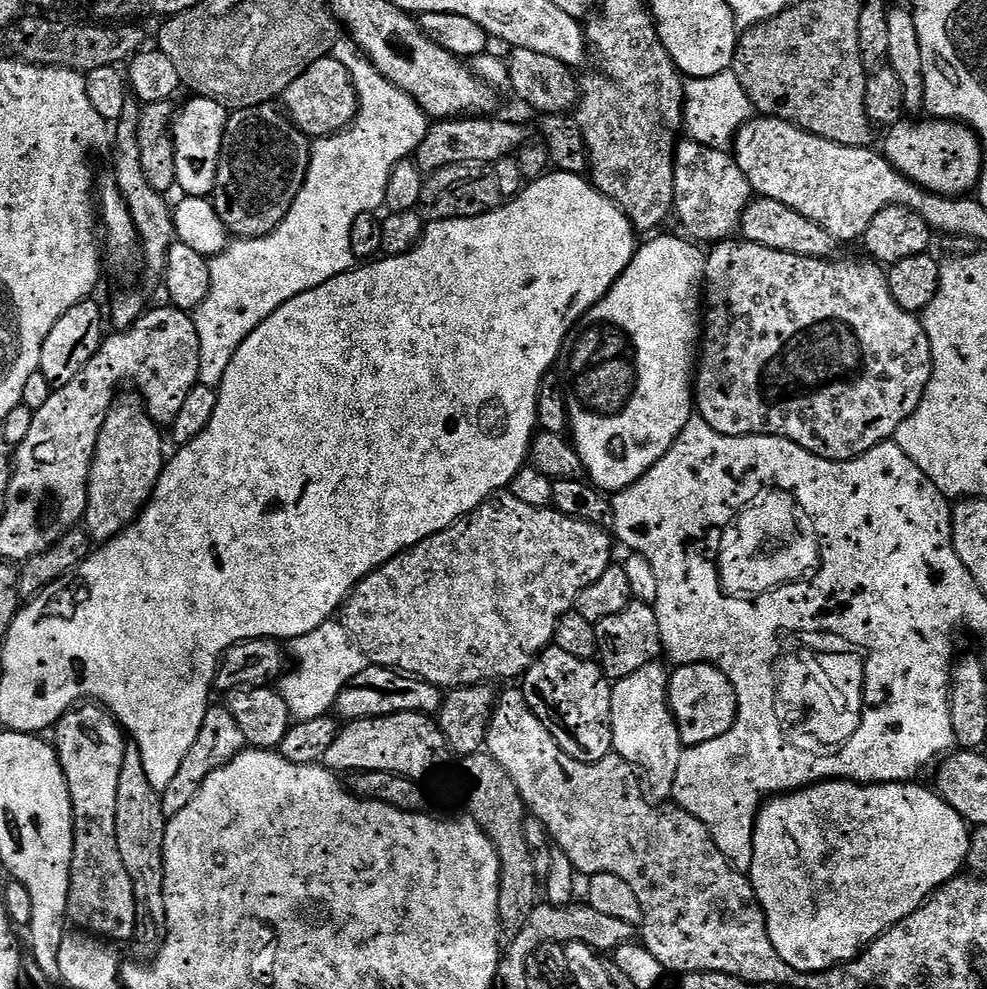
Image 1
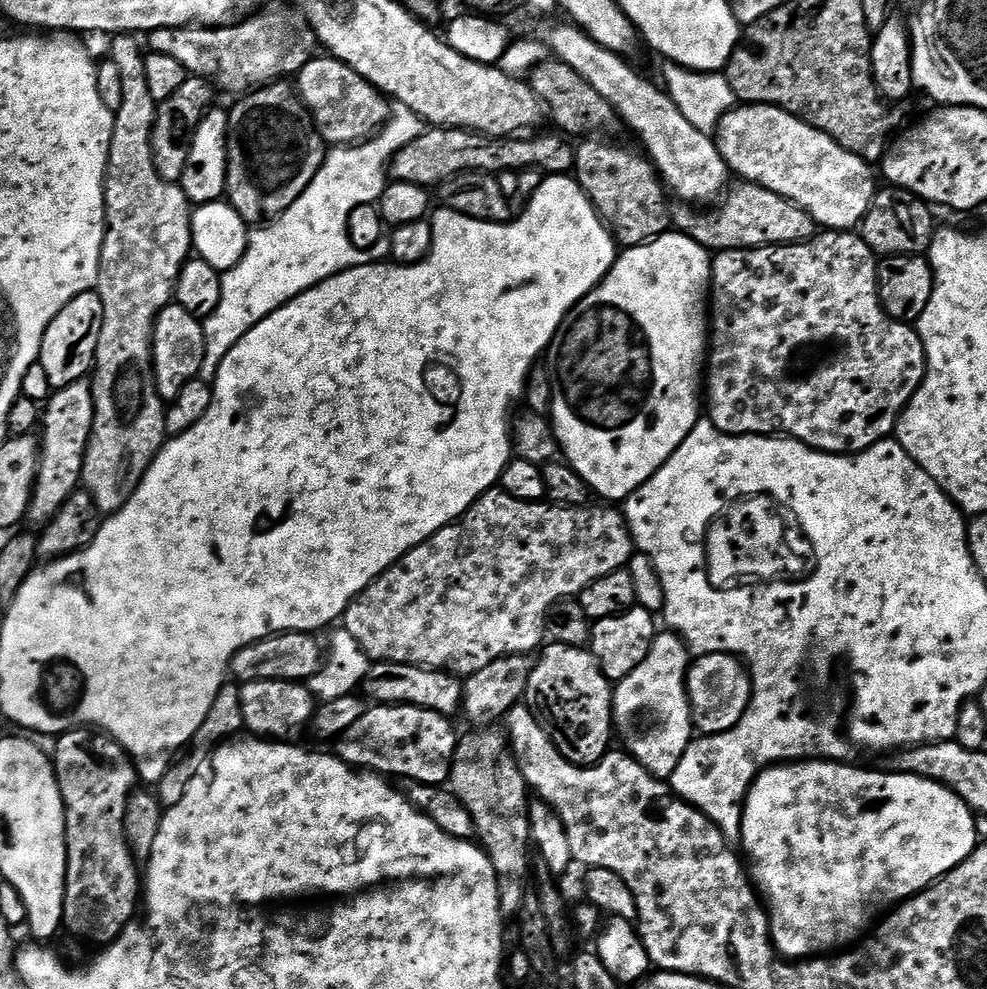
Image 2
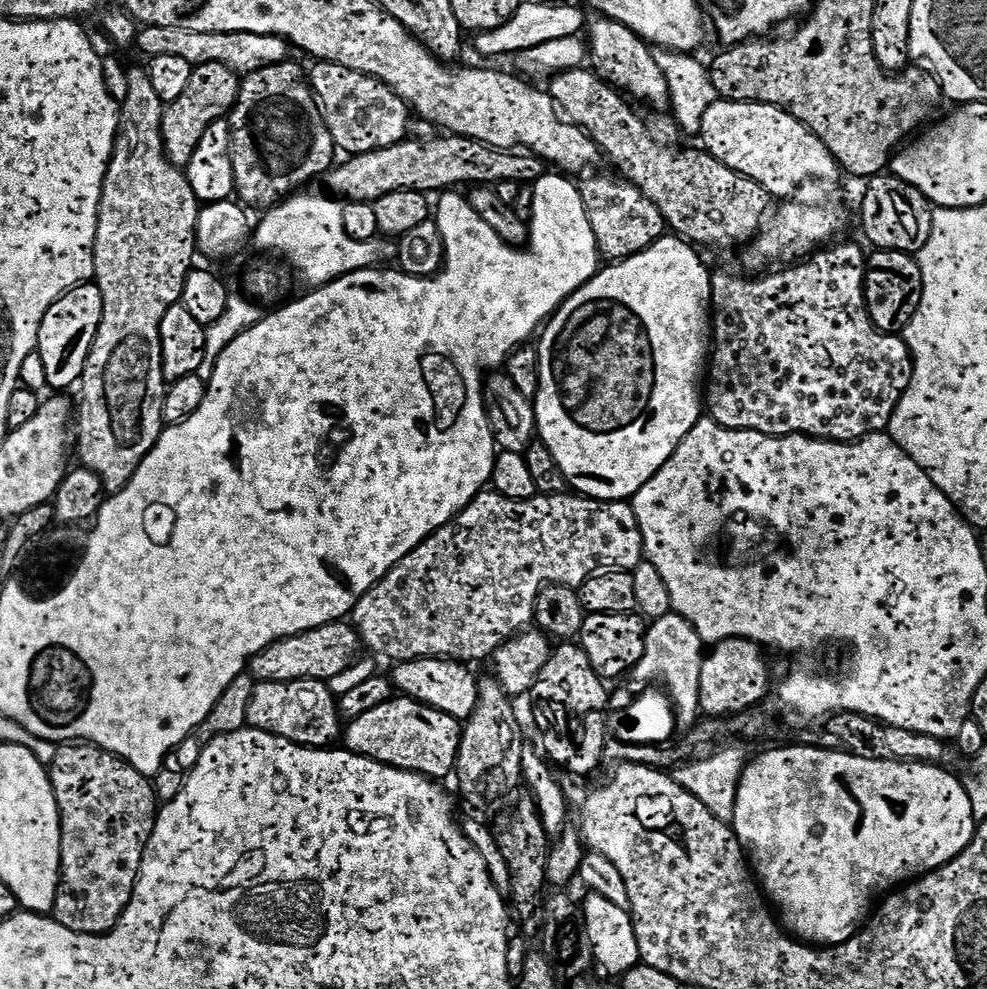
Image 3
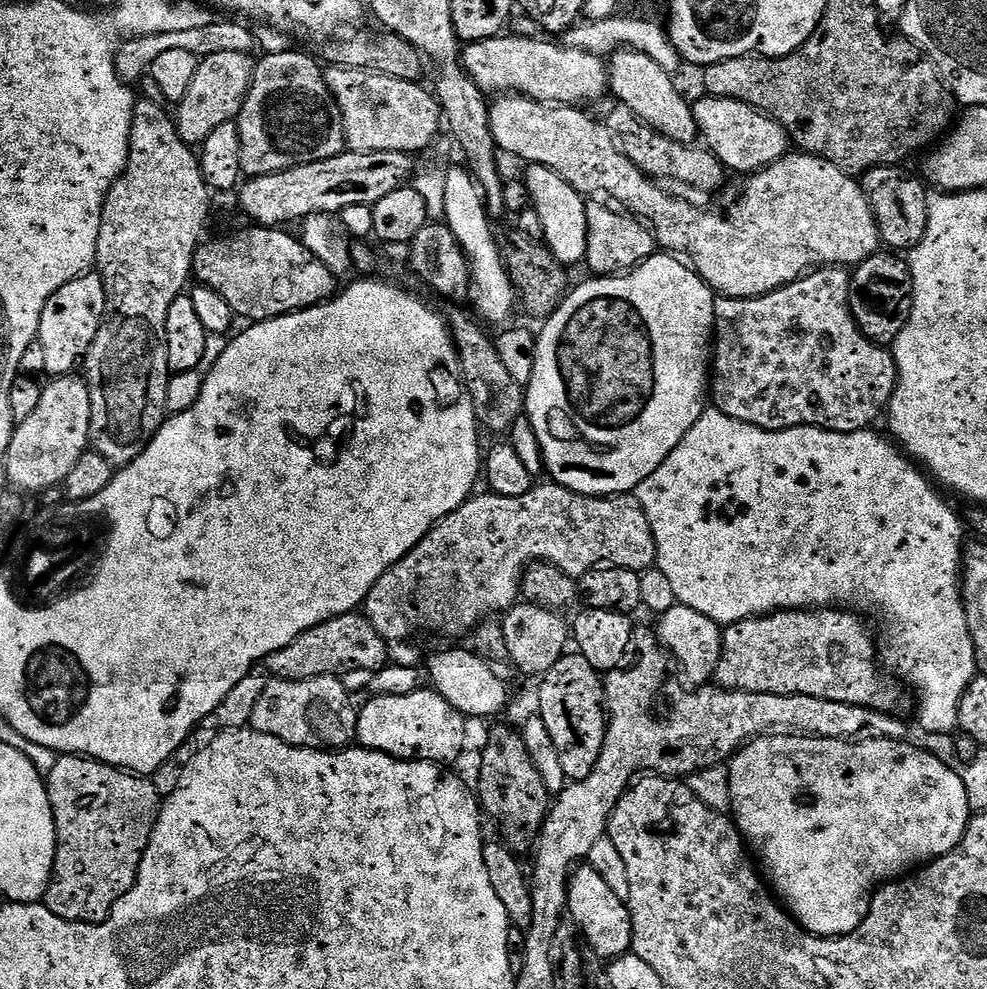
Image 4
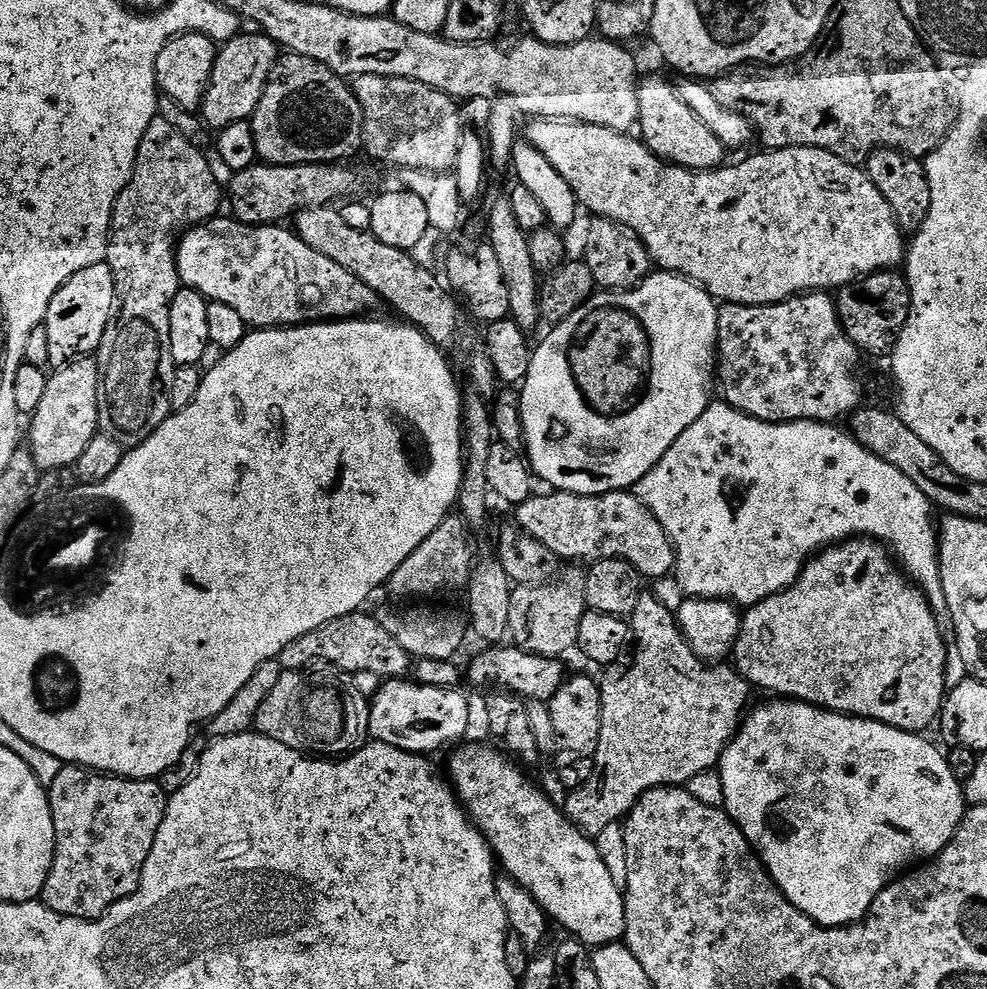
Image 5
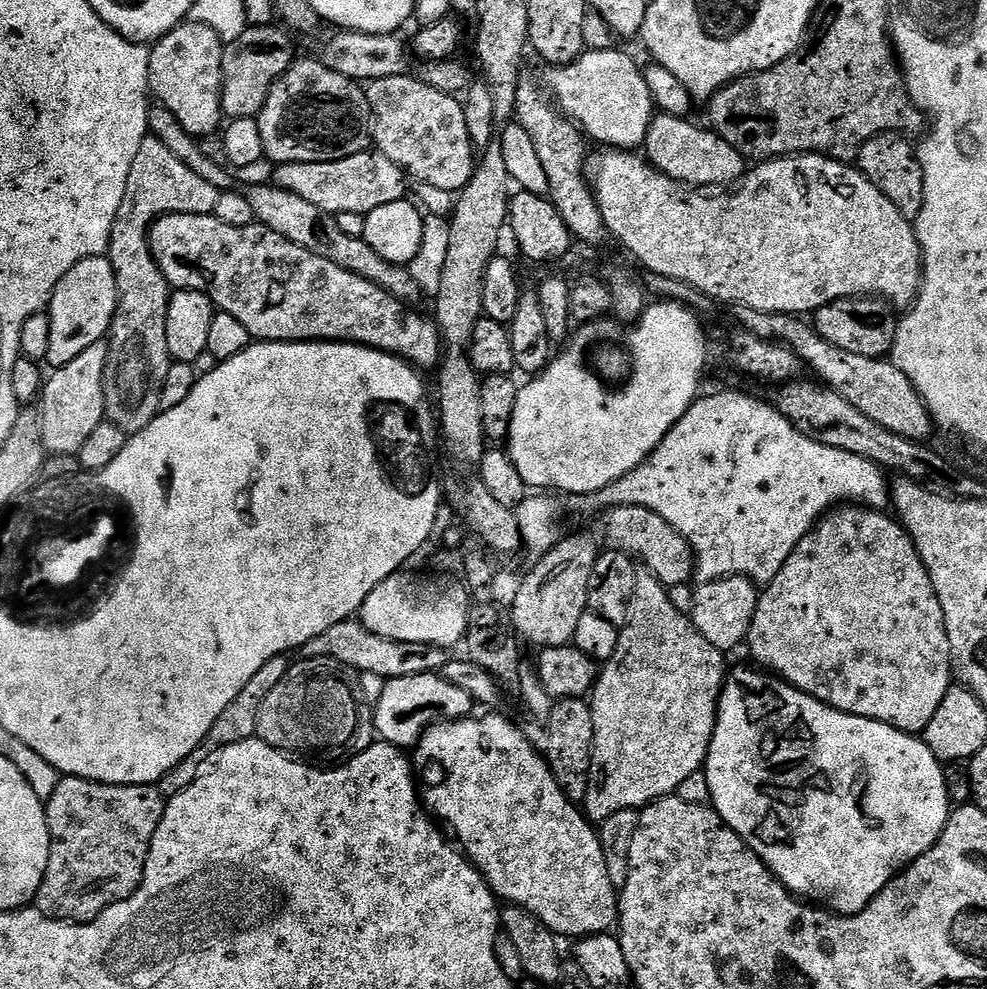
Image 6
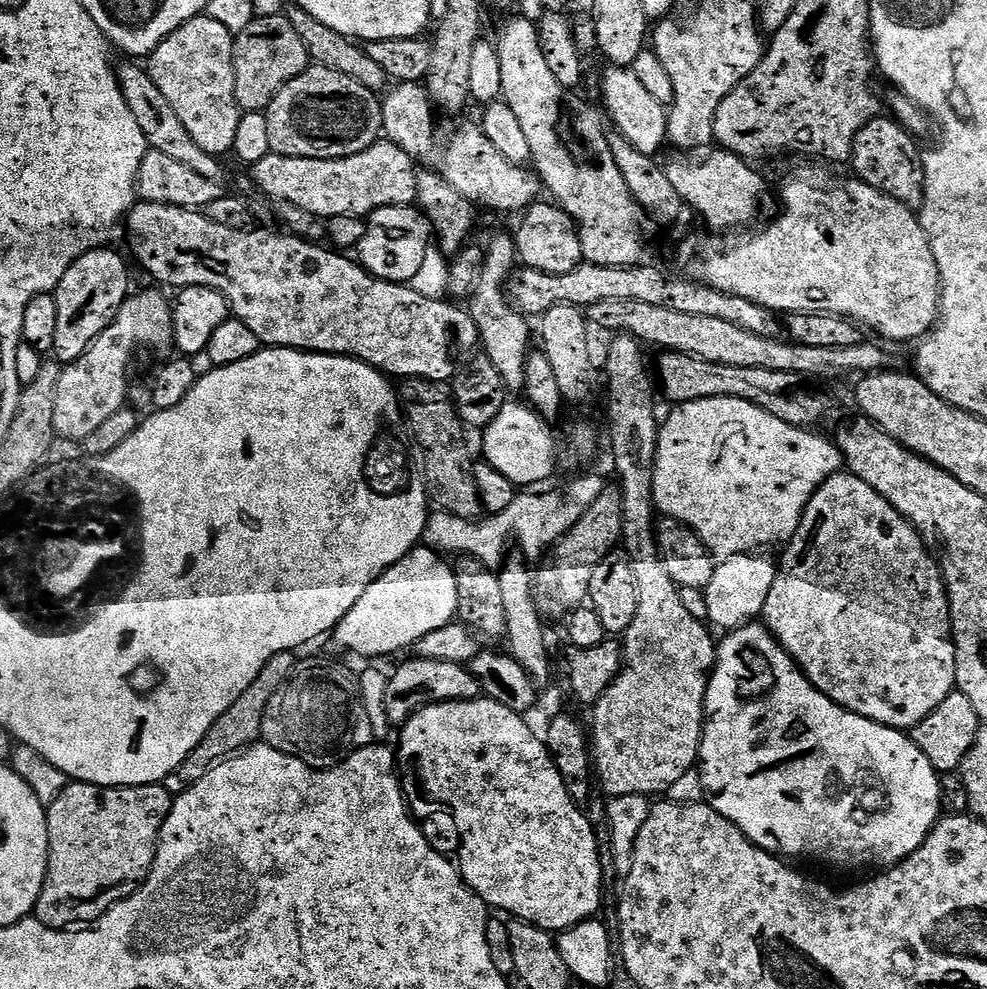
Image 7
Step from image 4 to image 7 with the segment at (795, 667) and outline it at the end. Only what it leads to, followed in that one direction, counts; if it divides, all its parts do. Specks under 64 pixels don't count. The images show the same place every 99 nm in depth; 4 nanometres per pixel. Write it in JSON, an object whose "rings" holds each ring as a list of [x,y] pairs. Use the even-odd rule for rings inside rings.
{"rings":[[[847,471],[837,472],[810,498],[802,514],[802,522],[783,552],[784,557],[779,557],[778,560],[770,598],[766,598],[762,620],[767,624],[775,640],[795,660],[806,679],[822,694],[826,694],[826,698],[830,698],[847,712],[853,712],[862,718],[870,718],[887,728],[911,730],[953,692],[956,687],[955,643],[952,641],[952,615],[948,605],[948,591],[944,585],[940,566],[936,562],[936,557],[928,551],[922,537],[916,533],[913,524],[905,516],[898,514],[898,510],[894,510],[894,506],[890,506],[890,502],[886,502],[886,498],[878,494],[878,490],[866,486],[862,478],[853,476]]]}

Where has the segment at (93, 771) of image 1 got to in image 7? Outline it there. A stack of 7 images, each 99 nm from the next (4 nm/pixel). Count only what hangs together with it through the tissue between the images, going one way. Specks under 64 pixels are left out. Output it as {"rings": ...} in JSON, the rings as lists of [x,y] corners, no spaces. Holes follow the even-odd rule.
{"rings":[[[69,783],[65,791],[58,795],[57,800],[46,808],[48,813],[48,869],[42,886],[42,894],[36,903],[35,919],[42,921],[46,926],[61,930],[68,930],[73,926],[91,926],[102,918],[102,914],[106,914],[106,910],[110,910],[110,906],[130,898],[140,889],[154,866],[154,858],[160,841],[160,827],[164,825],[170,814],[173,799],[173,793],[169,792],[163,783],[143,784],[137,788],[103,788],[97,784]]]}

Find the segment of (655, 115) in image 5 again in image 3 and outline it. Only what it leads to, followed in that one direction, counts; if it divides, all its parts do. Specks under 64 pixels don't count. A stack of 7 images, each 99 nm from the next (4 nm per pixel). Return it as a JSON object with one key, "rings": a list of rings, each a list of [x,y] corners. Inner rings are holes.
{"rings":[[[597,15],[595,19],[589,19],[586,24],[591,67],[629,97],[637,96],[638,99],[653,104],[656,109],[667,111],[671,107],[671,100],[666,74],[662,74],[658,62],[655,62],[648,42],[641,39],[634,30],[622,26],[622,22],[608,20],[602,15]]]}

